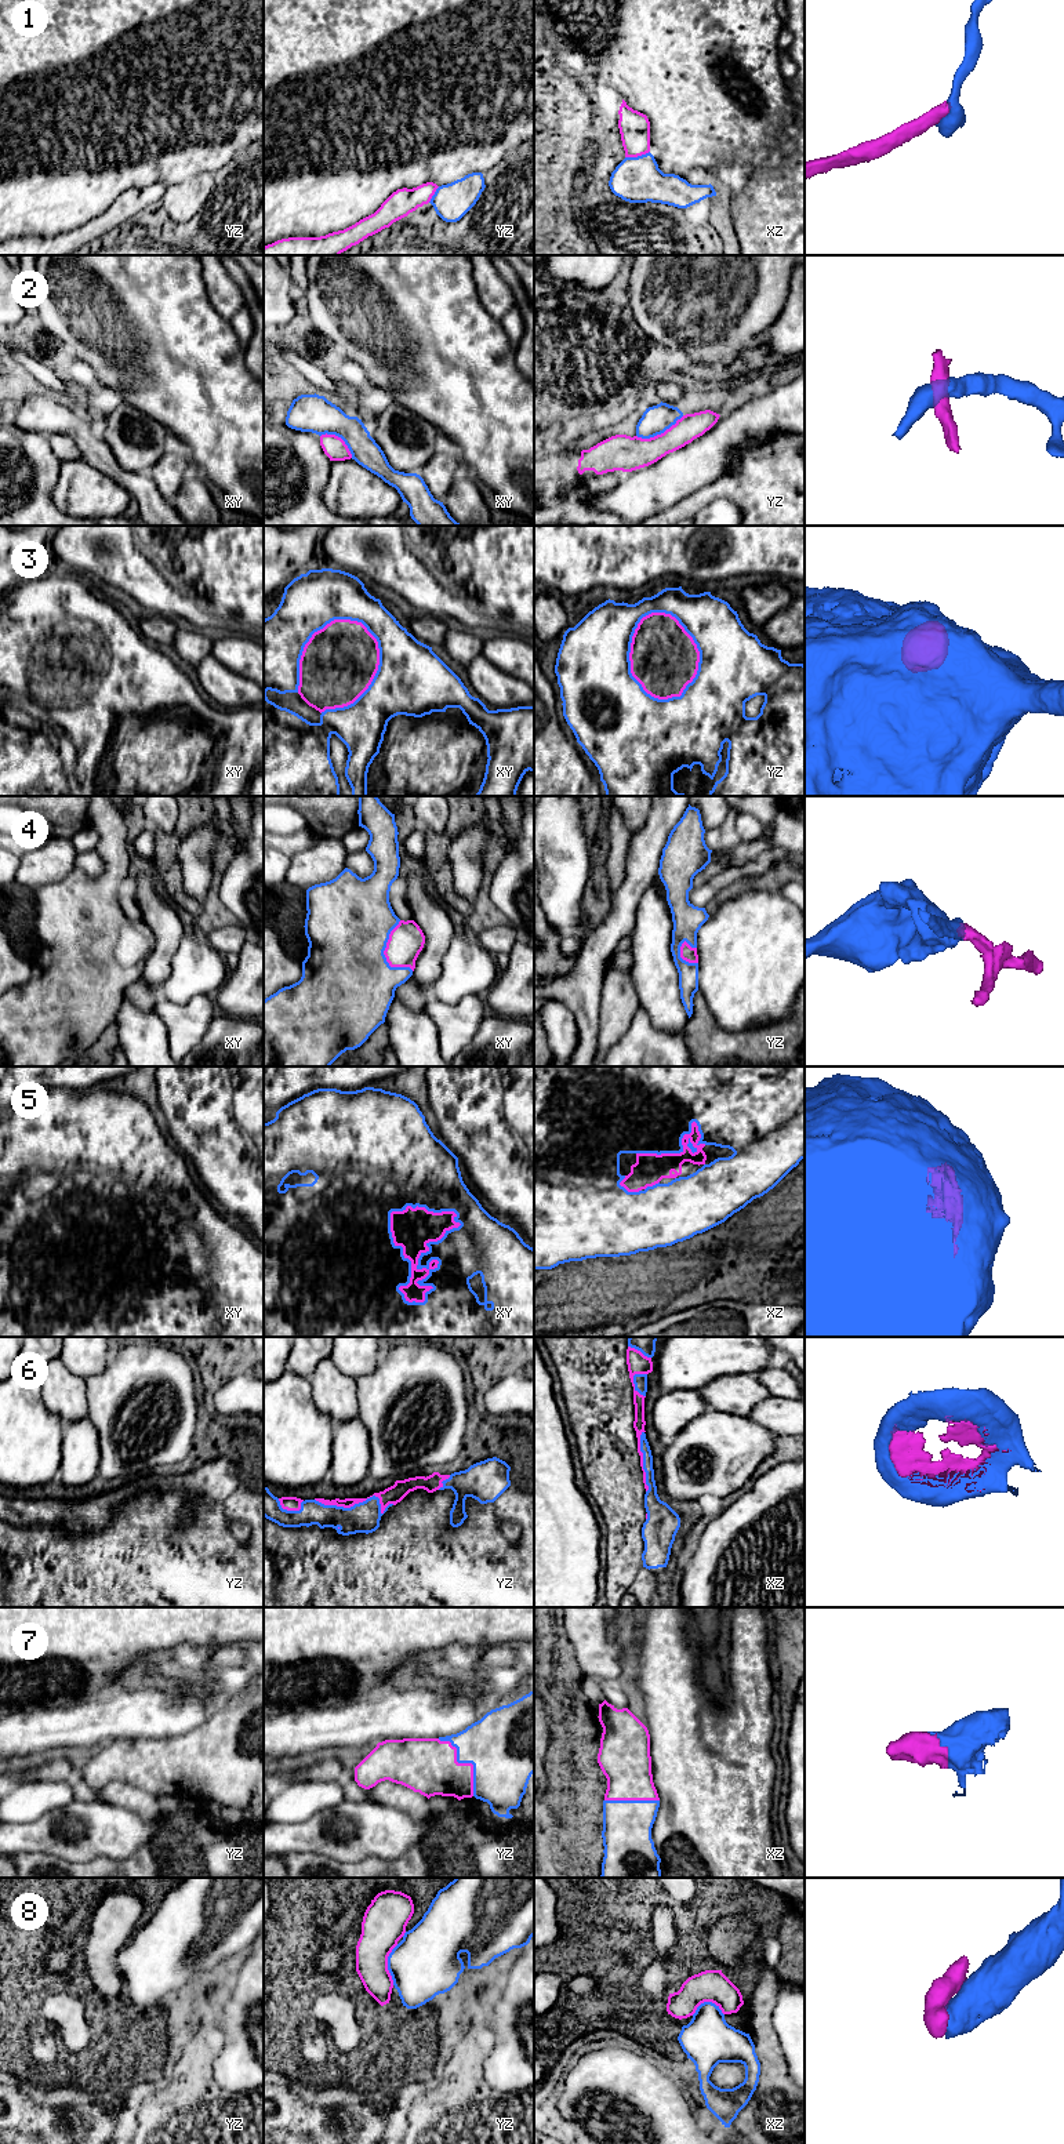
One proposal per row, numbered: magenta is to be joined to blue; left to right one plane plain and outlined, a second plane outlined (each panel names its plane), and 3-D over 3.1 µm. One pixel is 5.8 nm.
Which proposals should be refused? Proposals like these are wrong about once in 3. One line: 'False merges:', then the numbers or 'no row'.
False merges: 1, 2, 8

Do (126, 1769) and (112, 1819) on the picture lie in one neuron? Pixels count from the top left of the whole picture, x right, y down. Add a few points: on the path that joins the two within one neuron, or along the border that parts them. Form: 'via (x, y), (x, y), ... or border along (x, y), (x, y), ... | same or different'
border along (84, 1801), (104, 1801), (126, 1808), (145, 1821) | different

